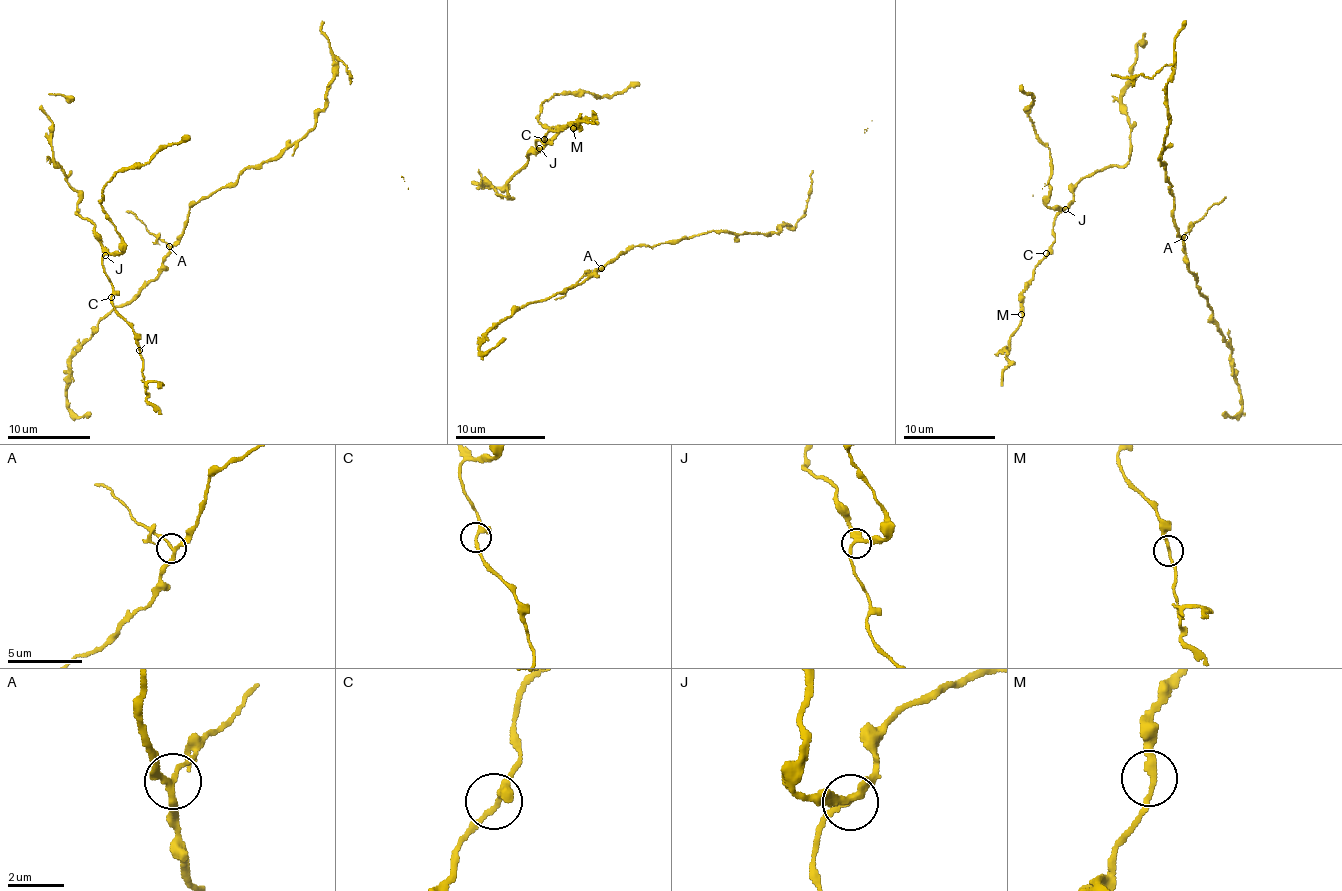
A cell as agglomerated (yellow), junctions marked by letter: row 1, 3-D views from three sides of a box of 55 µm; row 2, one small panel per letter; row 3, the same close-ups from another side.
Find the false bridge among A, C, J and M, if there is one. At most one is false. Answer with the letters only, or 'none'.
A

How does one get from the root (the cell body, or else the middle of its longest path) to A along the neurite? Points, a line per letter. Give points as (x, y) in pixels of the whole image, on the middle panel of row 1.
A: (613, 257), (601, 268)

